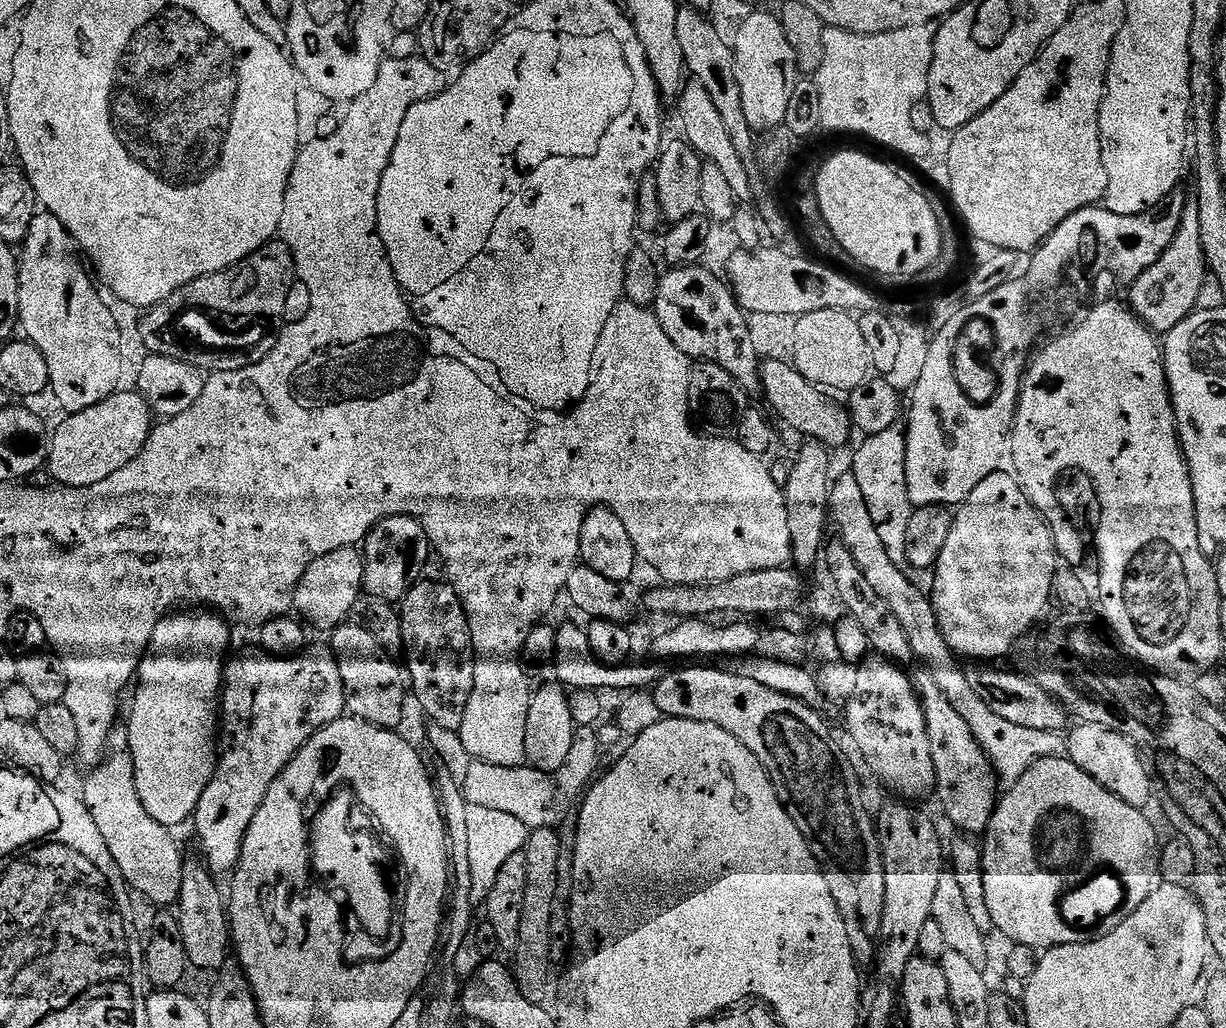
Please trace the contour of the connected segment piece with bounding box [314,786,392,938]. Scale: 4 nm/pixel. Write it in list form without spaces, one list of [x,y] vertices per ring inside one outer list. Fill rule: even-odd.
[[[346,786],[337,789],[318,809],[315,816],[317,875],[328,877],[333,889],[344,891],[353,919],[374,938],[386,937],[392,926],[392,896],[380,868],[375,840],[368,834],[348,828],[355,793]]]

